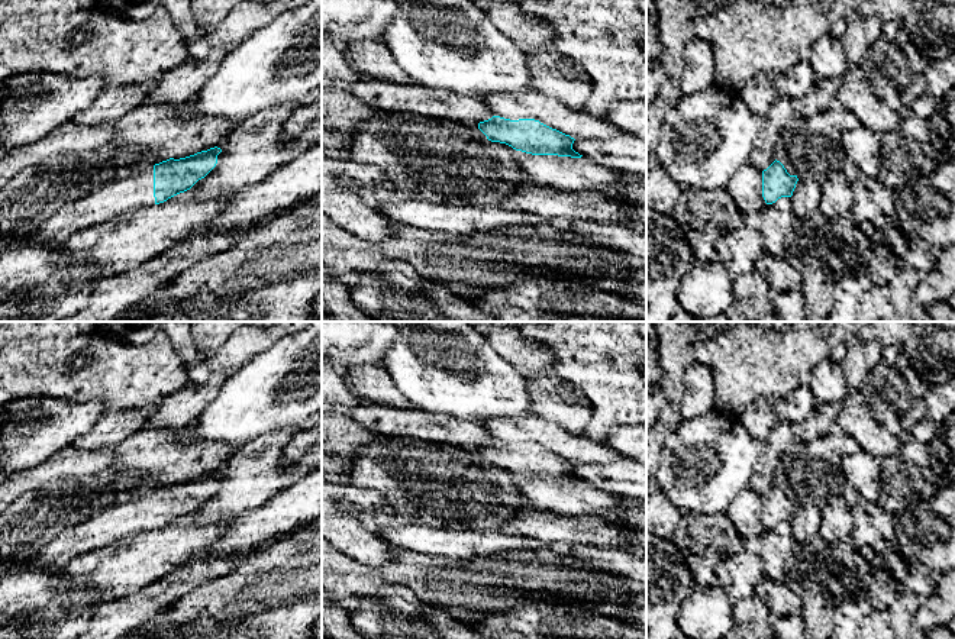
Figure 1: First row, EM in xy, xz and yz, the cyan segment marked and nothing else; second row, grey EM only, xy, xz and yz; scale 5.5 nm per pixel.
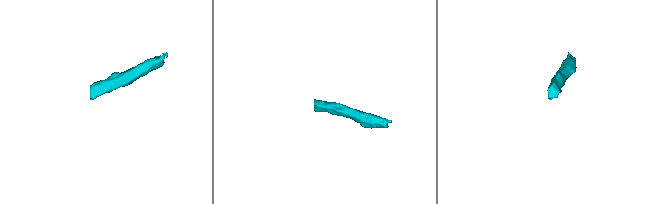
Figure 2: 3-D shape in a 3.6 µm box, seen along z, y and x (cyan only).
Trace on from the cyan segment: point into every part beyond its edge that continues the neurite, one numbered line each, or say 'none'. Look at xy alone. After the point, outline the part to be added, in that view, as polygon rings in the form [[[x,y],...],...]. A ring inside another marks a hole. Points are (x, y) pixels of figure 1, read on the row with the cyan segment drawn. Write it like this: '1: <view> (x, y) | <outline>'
1: xy (77, 212) | [[[154,165],[146,167],[143,171],[132,174],[123,180],[113,180],[104,184],[97,191],[88,196],[72,193],[62,199],[59,210],[43,222],[39,230],[23,238],[22,243],[30,241],[51,242],[52,245],[64,245],[77,232],[81,232],[94,225],[107,222],[114,216],[155,204],[154,197]]]

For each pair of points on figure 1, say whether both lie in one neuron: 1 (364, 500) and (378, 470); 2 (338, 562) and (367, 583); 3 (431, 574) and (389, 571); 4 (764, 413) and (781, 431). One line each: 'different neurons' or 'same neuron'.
1: different neurons
2: same neuron
3: same neuron
4: different neurons

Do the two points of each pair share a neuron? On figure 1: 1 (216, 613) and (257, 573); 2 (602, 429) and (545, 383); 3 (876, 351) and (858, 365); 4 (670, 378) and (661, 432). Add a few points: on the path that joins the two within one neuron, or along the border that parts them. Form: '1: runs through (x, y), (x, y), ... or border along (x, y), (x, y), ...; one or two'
1: runs through (228, 610), (242, 596), (245, 584); one
2: border along (577, 387), (591, 406), (591, 419), (584, 433); two
3: runs through (871, 352), (862, 361); one
4: runs through (673, 391), (668, 419); one

